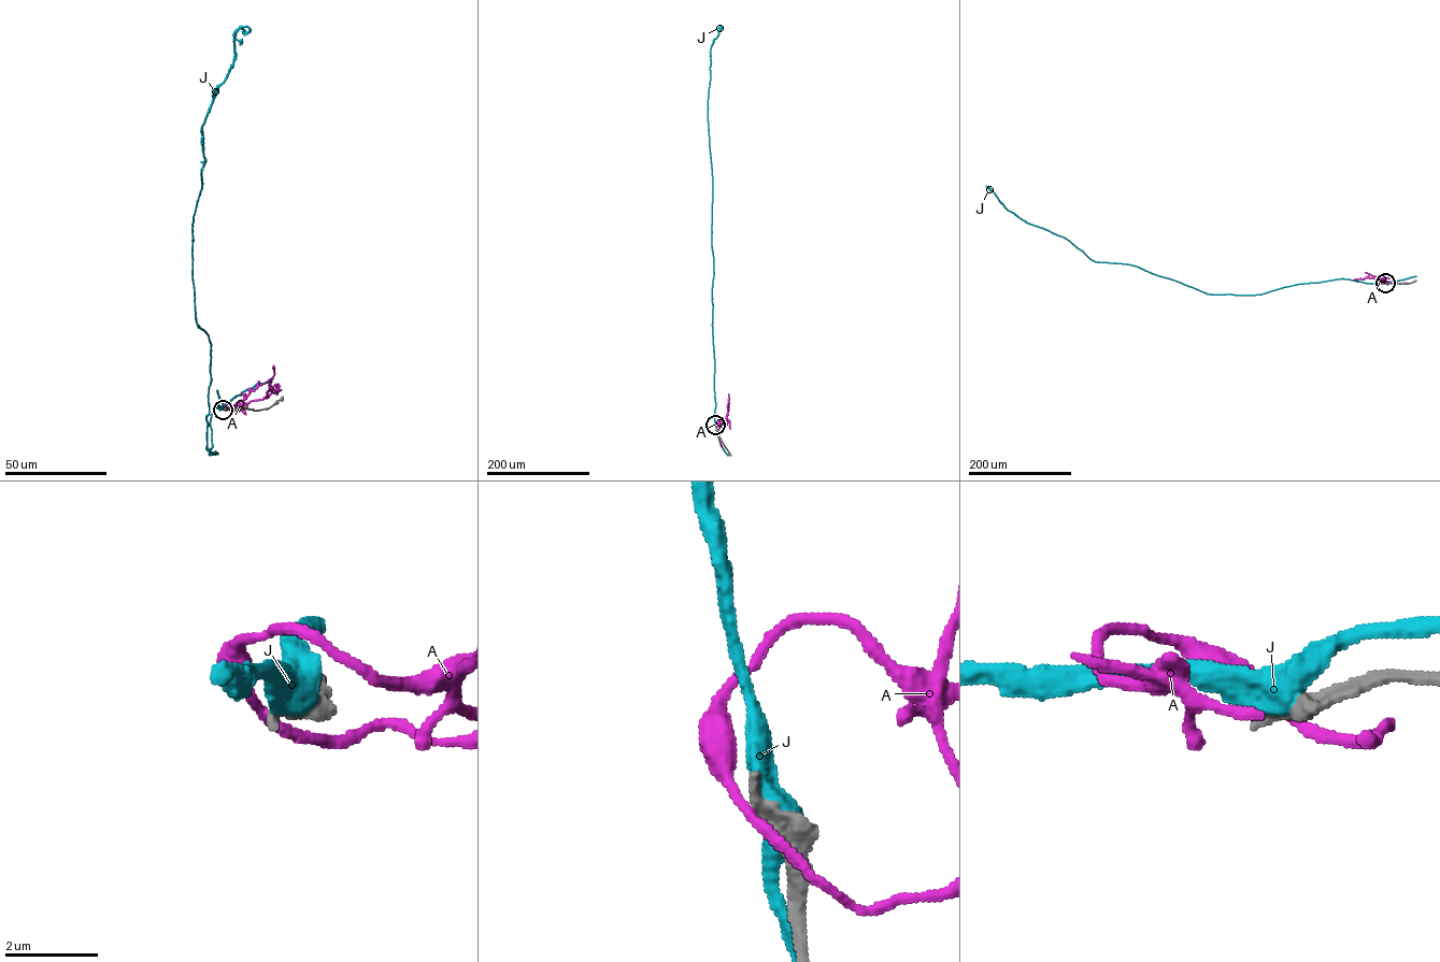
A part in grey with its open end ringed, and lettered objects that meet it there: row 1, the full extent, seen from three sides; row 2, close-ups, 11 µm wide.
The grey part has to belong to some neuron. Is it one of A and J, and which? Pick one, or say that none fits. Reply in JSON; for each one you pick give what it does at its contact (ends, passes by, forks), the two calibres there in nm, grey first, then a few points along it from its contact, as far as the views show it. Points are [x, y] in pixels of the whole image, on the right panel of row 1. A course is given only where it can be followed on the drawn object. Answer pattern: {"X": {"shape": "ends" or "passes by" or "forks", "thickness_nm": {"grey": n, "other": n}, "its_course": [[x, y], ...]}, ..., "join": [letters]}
{"join": []}

